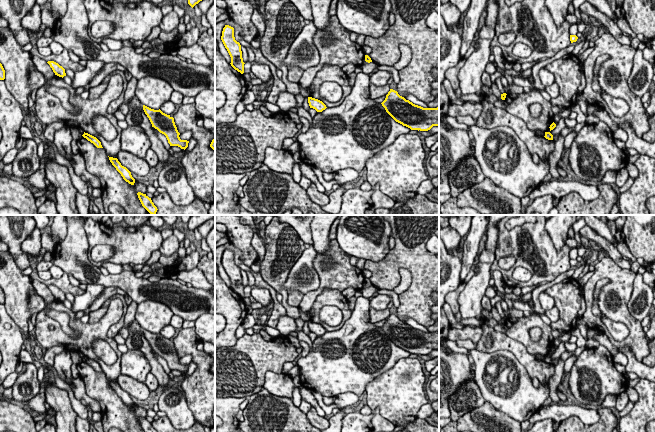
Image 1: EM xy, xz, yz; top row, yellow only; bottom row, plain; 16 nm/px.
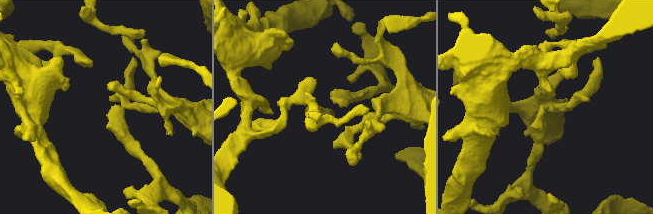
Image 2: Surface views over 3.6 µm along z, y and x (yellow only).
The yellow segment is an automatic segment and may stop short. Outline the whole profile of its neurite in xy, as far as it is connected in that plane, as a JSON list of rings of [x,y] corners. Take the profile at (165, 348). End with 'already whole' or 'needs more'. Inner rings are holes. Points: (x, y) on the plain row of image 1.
[[[143,329],[143,334],[149,342],[152,351],[166,360],[170,370],[178,370],[184,374],[188,371],[189,365],[180,363],[180,357],[177,354],[173,341],[163,337],[160,333],[154,334],[145,329]]] | already whole

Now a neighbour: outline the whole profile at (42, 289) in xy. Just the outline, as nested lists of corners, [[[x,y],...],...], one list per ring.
[[[33,280],[32,285],[38,295],[40,295],[44,299],[45,306],[51,304],[55,300],[55,297],[53,296],[52,292],[44,283],[38,280]]]

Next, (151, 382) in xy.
[[[151,372],[147,374],[147,378],[144,383],[146,384],[146,386],[149,388],[151,392],[155,391],[159,386],[158,380]]]

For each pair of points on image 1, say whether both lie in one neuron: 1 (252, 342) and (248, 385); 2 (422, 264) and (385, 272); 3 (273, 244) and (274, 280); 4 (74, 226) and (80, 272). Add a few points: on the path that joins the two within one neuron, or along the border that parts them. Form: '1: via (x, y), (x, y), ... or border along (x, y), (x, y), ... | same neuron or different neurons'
1: via (256, 353), (255, 374) | same neuron
2: via (413, 262), (394, 263) | same neuron
3: via (273, 253), (270, 271) | same neuron
4: via (75, 237), (75, 261) | same neuron

